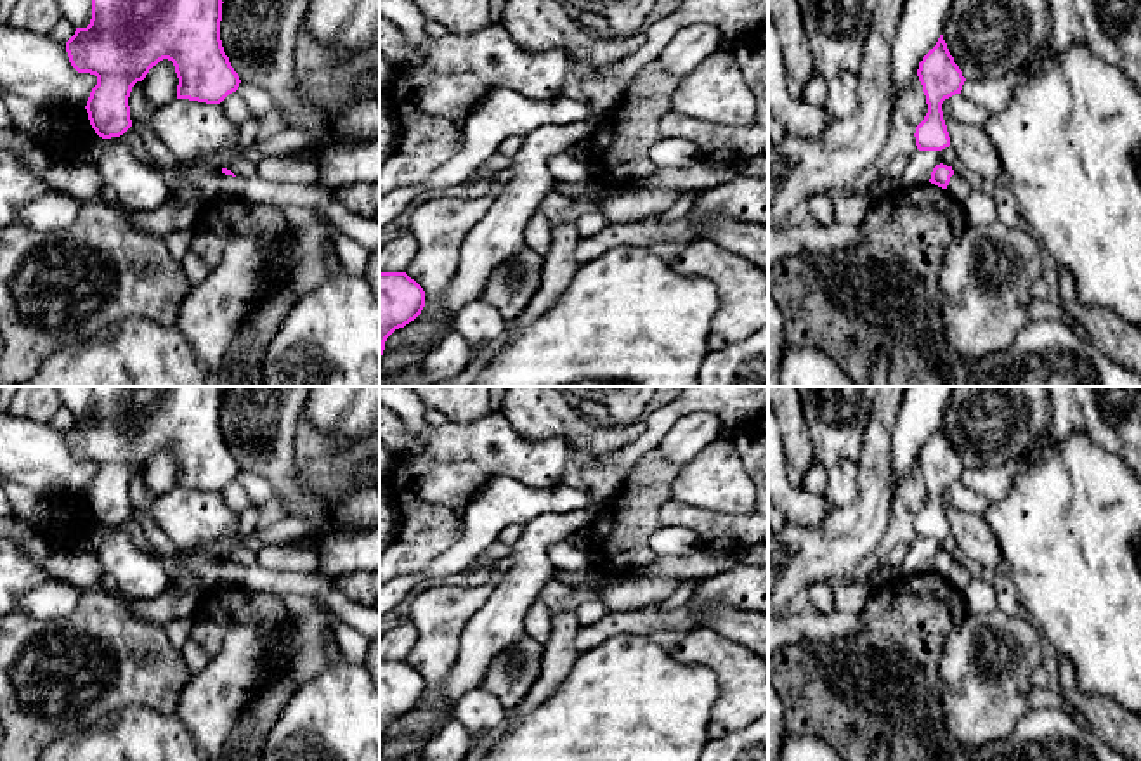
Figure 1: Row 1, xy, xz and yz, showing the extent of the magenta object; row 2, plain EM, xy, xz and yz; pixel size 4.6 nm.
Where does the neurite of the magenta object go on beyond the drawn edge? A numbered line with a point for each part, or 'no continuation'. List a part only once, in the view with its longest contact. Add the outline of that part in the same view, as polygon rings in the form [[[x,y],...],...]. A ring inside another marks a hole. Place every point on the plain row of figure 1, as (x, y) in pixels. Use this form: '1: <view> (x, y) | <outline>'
no continuation

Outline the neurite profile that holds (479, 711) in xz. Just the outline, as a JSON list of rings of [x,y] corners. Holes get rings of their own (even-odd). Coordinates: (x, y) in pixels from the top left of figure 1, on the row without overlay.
[[[479,686],[454,704],[453,718],[458,719],[470,735],[487,737],[503,723],[505,711],[494,693]]]

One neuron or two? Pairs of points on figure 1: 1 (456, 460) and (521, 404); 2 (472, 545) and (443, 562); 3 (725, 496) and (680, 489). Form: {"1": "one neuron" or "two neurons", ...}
{"1": "two neurons", "2": "one neuron", "3": "one neuron"}

